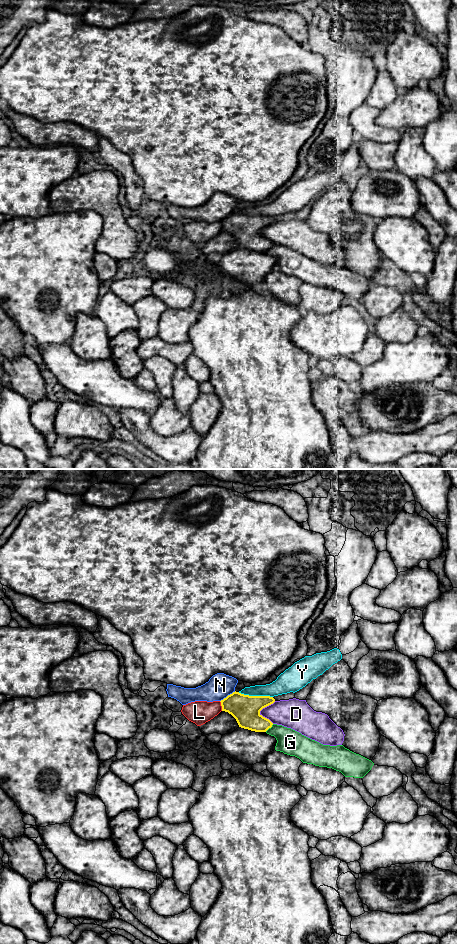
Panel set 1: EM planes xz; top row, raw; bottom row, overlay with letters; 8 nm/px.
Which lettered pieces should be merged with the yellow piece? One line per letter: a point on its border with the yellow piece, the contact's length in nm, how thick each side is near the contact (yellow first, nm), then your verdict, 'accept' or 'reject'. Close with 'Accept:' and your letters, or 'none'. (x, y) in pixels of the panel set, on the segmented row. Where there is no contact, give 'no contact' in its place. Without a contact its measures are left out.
D: contact xz (260, 710); length 190 nm; calibres 220 and 220 nm; reject
G: contact xz (269, 727); length 90 nm; calibres 220 and 200 nm; reject
L: contact xz (221, 705); length 80 nm; calibres 220 and 190 nm; reject
N: contact xz (228, 695); length 150 nm; calibres 220 and 200 nm; reject
Y: contact xz (255, 696); length 280 nm; calibres 220 and 150 nm; reject
Accept: none

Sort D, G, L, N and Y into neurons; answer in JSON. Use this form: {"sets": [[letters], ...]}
{"sets": [["D", "G"], ["L"], ["N"], ["Y"]]}

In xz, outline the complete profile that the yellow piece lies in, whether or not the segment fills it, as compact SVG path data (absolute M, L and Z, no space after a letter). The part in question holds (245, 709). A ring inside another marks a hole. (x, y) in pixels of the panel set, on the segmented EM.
M235 691L220 702L222 711L231 714L241 728L266 732L273 725L269 719L260 714L263 708L275 702L273 697L249 696Z

